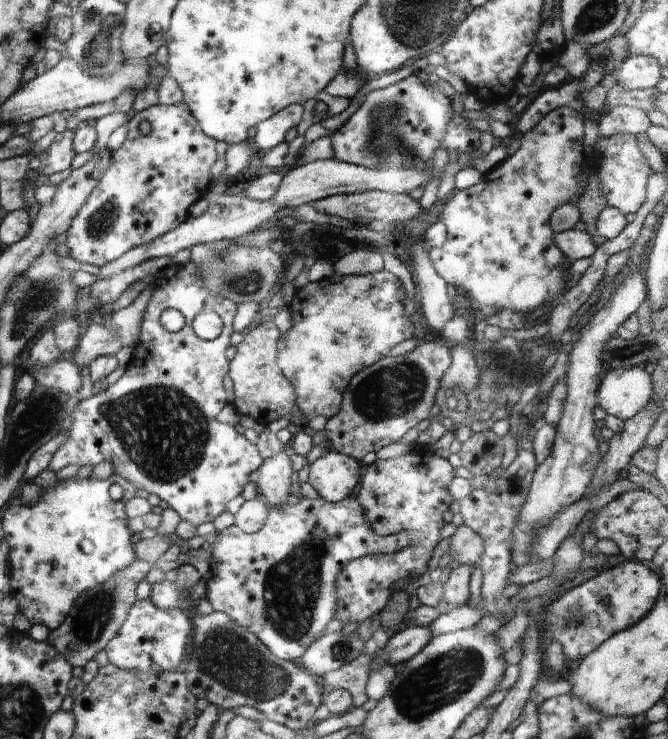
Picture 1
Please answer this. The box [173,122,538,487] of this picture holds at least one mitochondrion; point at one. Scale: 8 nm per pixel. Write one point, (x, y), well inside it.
(397, 389)

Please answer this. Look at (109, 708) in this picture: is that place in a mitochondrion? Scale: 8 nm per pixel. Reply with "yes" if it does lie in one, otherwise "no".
no

